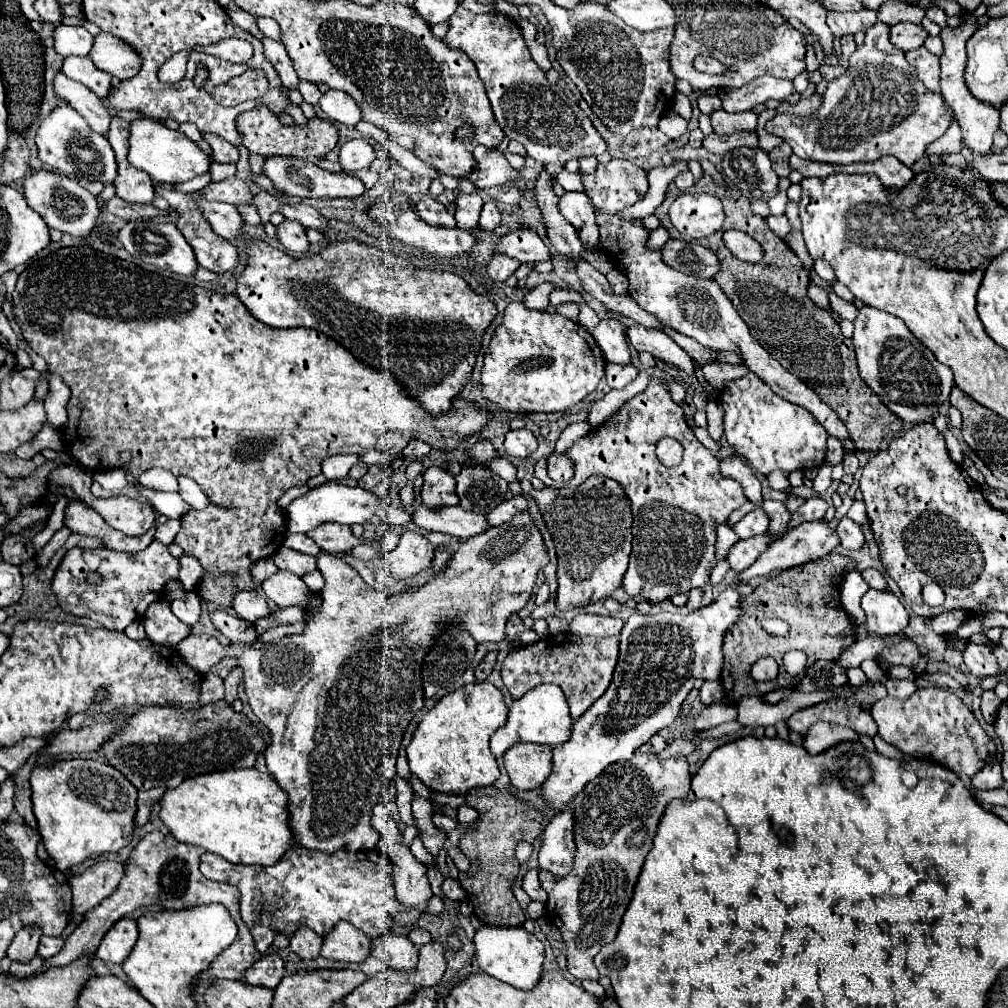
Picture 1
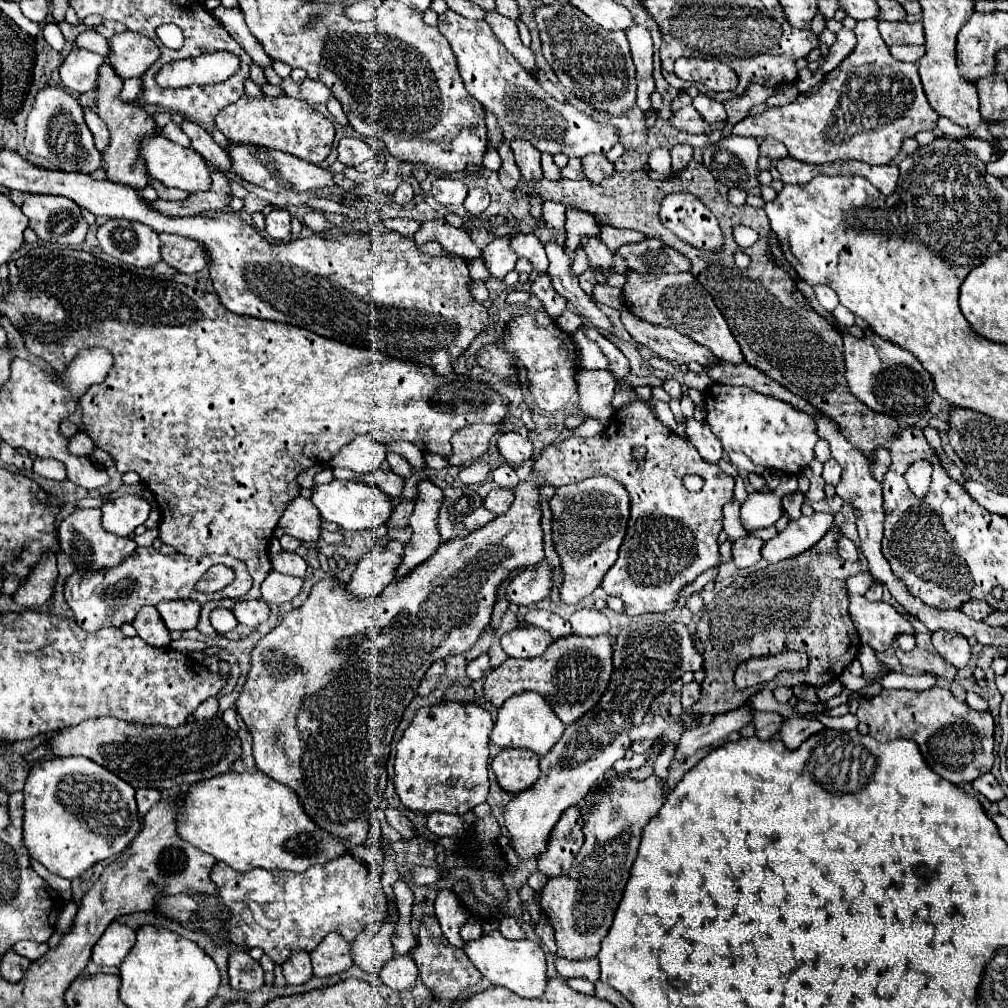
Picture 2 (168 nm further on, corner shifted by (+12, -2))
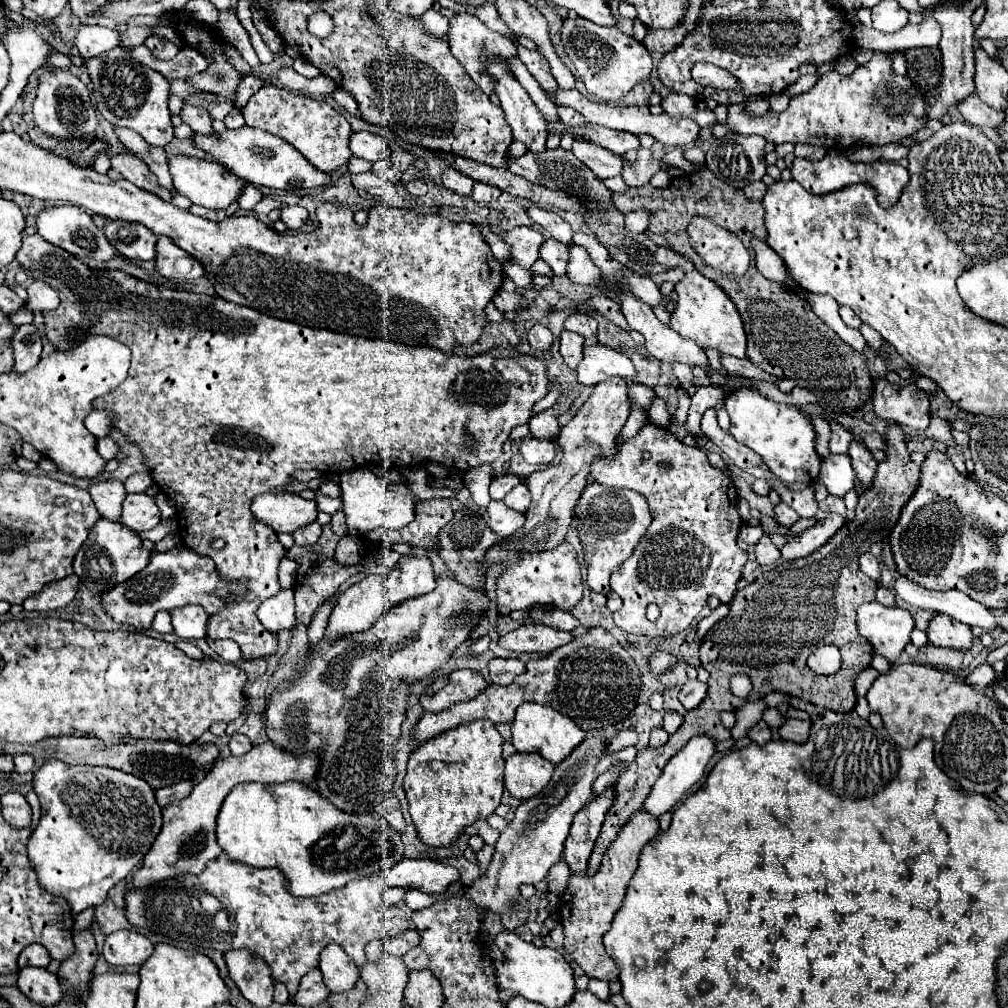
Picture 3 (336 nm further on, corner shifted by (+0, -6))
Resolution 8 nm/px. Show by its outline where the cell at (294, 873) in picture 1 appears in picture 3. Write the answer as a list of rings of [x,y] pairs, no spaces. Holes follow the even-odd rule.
[[[219,857],[207,865],[207,869],[201,875],[183,875],[171,881],[161,881],[159,885],[151,885],[147,889],[135,889],[125,895],[125,909],[127,919],[135,927],[145,927],[153,933],[153,943],[169,943],[181,949],[219,949],[219,951],[231,951],[239,947],[247,947],[255,955],[263,957],[271,971],[273,979],[287,985],[289,993],[295,993],[299,987],[299,981],[309,969],[315,969],[319,963],[319,953],[329,943],[341,945],[345,953],[353,957],[357,965],[363,965],[365,959],[365,945],[377,937],[395,937],[409,929],[407,913],[399,907],[387,905],[383,901],[385,885],[379,881],[377,875],[361,877],[355,881],[349,881],[341,889],[333,889],[319,897],[293,897],[287,891],[287,879],[279,869],[247,869],[247,865],[235,865],[235,861],[227,861],[227,857]],[[201,895],[213,895],[221,901],[221,911],[215,915],[209,915],[203,911],[199,899]]]

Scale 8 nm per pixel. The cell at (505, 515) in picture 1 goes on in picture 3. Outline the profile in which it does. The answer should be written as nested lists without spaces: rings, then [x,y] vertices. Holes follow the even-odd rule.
[[[521,483],[521,485],[517,485],[515,489],[511,489],[511,491],[503,497],[503,503],[505,503],[507,507],[515,509],[515,511],[525,513],[525,511],[527,511],[527,507],[529,507],[529,503],[531,503],[531,495],[529,495],[527,485],[525,485],[525,483]]]

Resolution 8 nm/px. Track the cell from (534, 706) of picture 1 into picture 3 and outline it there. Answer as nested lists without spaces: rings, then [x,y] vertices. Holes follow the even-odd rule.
[[[523,703],[519,705],[515,719],[511,723],[511,733],[513,733],[513,747],[519,753],[539,753],[553,765],[561,763],[583,739],[585,733],[571,721],[569,717],[557,713],[555,709],[539,703]]]

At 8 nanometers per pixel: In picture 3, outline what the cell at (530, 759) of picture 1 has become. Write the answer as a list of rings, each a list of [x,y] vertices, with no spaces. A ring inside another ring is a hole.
[[[513,753],[505,759],[505,787],[515,799],[531,799],[553,777],[553,765],[539,753]]]

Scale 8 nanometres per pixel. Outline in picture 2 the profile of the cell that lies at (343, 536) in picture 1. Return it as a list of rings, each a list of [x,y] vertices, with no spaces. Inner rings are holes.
[[[295,497],[287,503],[277,527],[281,527],[287,535],[305,541],[305,543],[317,543],[319,541],[319,511],[315,505],[311,505],[305,497]]]

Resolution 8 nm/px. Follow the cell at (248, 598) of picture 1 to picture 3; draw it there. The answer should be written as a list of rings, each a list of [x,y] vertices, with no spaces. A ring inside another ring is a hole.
[[[281,589],[275,597],[265,599],[257,609],[257,617],[263,623],[263,627],[271,633],[281,629],[291,629],[297,623],[293,591]]]

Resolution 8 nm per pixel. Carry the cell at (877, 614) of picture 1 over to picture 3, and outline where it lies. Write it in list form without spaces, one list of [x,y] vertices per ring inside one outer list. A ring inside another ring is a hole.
[[[863,603],[857,609],[857,629],[871,643],[875,653],[895,663],[909,643],[915,621],[907,609]]]

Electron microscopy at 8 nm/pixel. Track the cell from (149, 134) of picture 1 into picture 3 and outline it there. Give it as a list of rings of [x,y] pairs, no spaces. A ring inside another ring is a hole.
[[[189,155],[171,157],[169,159],[169,171],[171,171],[173,187],[175,187],[177,193],[191,199],[191,203],[203,205],[203,207],[209,207],[209,209],[227,209],[231,205],[231,201],[237,199],[241,189],[243,189],[241,179],[237,179],[223,165],[211,163],[211,161],[205,161],[205,159],[197,159],[197,157],[189,157]]]

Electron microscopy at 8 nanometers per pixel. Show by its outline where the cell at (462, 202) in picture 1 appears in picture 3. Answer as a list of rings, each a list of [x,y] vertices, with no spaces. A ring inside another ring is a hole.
[[[447,169],[447,171],[443,173],[441,181],[443,181],[443,185],[445,185],[449,191],[453,191],[453,193],[457,193],[457,195],[471,197],[471,193],[473,193],[473,183],[475,183],[475,181],[473,181],[471,177],[467,177],[467,175],[455,171],[455,169]]]

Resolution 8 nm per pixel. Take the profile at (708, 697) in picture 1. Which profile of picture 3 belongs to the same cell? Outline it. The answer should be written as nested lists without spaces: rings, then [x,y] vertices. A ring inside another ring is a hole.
[[[687,681],[679,693],[679,701],[683,703],[685,709],[695,709],[701,705],[701,701],[707,697],[707,685],[701,681]]]

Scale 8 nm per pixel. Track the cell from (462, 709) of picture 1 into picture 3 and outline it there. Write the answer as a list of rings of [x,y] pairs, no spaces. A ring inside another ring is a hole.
[[[489,719],[471,721],[423,741],[409,757],[403,789],[419,837],[431,847],[449,847],[467,825],[487,819],[503,795],[503,737]]]

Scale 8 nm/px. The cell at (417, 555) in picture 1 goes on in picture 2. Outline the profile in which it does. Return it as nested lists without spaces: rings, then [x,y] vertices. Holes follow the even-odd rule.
[[[383,549],[369,551],[353,571],[347,593],[353,597],[377,597],[395,577],[395,569],[399,567],[401,557]]]

